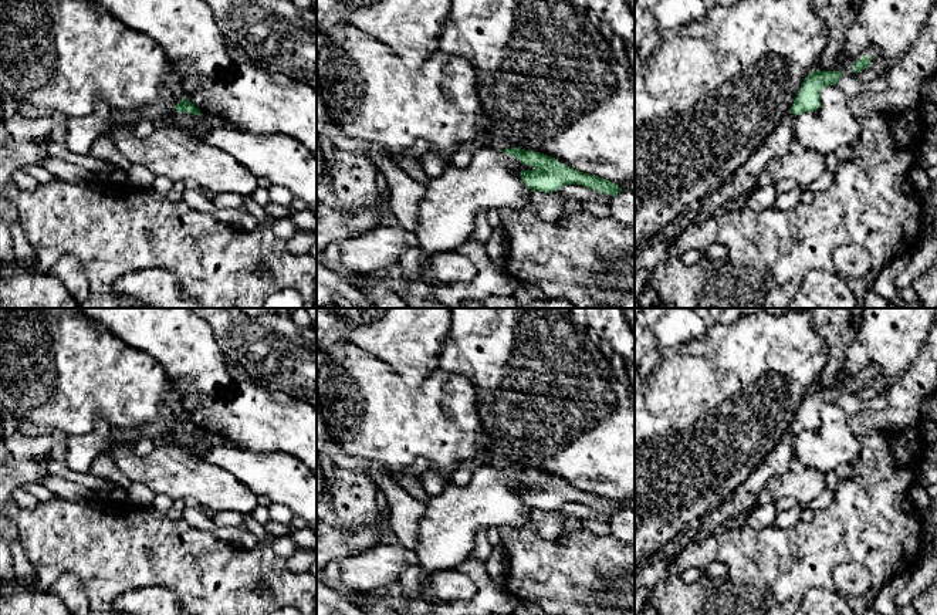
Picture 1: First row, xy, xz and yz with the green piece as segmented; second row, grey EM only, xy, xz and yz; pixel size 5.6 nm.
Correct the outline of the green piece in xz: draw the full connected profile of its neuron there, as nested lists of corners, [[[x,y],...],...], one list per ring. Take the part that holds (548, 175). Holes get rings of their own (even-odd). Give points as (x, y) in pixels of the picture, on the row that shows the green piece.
[[[486,128],[486,131],[488,132],[486,136],[488,146],[503,153],[515,156],[522,165],[530,165],[534,168],[532,170],[520,172],[522,182],[531,189],[531,192],[538,190],[552,193],[565,185],[582,185],[612,197],[623,192],[615,182],[579,172],[558,162],[552,156],[534,151],[518,149],[497,132],[490,131],[488,128]]]

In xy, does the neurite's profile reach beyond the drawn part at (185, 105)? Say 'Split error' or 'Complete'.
Split error

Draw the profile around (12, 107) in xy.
[[[4,94],[3,104],[7,114],[21,114],[27,118],[38,118],[45,114],[44,111],[35,107],[11,99],[7,94]]]

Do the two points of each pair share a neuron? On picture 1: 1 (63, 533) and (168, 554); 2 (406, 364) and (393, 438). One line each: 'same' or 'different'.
1: same
2: different

